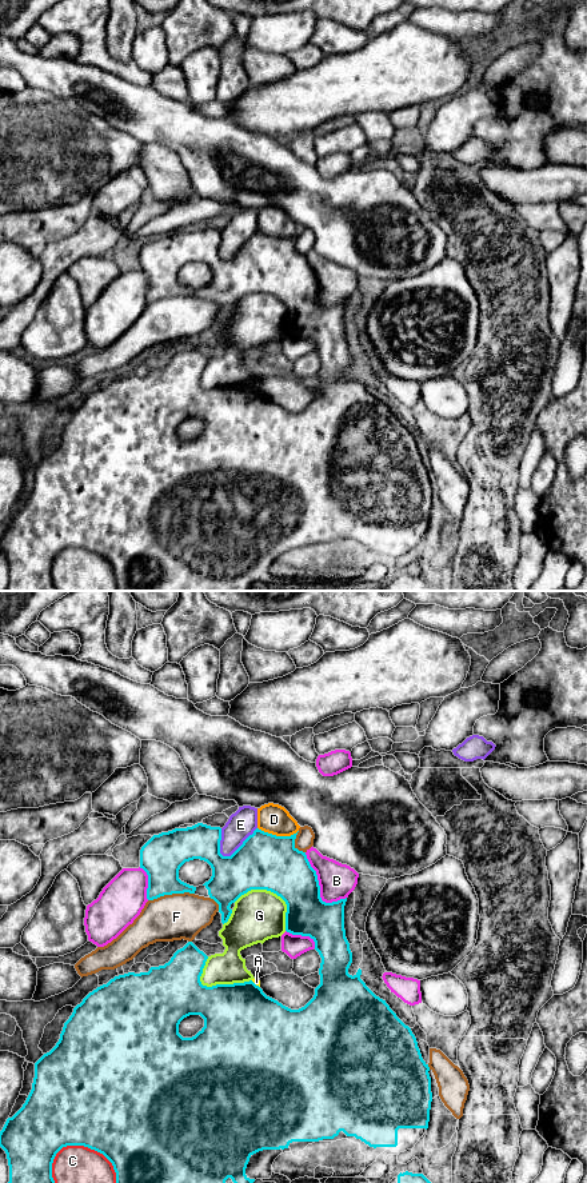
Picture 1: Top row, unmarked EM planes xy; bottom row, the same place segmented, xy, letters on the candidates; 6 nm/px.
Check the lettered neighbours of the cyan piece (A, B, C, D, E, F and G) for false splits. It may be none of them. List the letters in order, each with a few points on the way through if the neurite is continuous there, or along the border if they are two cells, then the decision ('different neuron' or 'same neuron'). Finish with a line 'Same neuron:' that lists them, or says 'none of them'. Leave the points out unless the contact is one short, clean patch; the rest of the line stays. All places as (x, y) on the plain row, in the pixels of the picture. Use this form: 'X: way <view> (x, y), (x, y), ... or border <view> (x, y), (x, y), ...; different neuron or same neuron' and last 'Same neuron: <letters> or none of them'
A: different neuron
B: different neuron
C: different neuron
D: different neuron
E: different neuron
F: different neuron
G: different neuron
Same neuron: none of them

